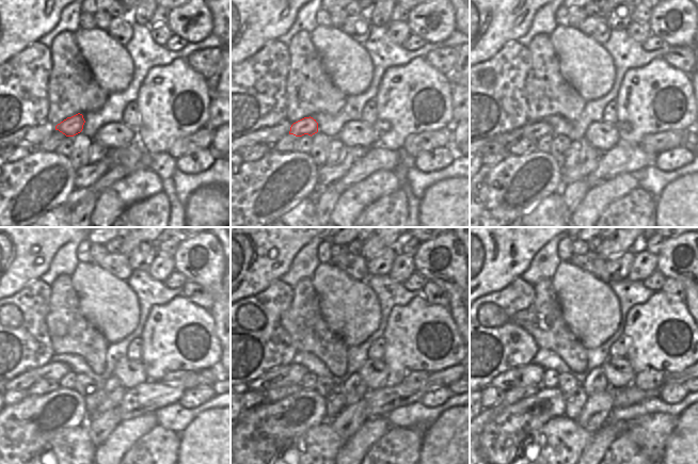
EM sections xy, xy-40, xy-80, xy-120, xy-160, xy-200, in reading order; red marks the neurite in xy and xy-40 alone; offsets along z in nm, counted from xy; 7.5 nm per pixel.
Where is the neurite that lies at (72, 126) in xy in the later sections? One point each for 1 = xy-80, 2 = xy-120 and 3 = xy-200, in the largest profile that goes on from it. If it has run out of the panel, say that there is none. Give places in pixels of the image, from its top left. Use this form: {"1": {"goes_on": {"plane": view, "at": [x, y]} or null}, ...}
{"1": {"goes_on": {"plane": "xy-80", "at": [535, 130]}}, "2": {"goes_on": {"plane": "xy-120", "at": [52, 370]}}, "3": {"goes_on": {"plane": "xy-200", "at": [530, 374]}}}

